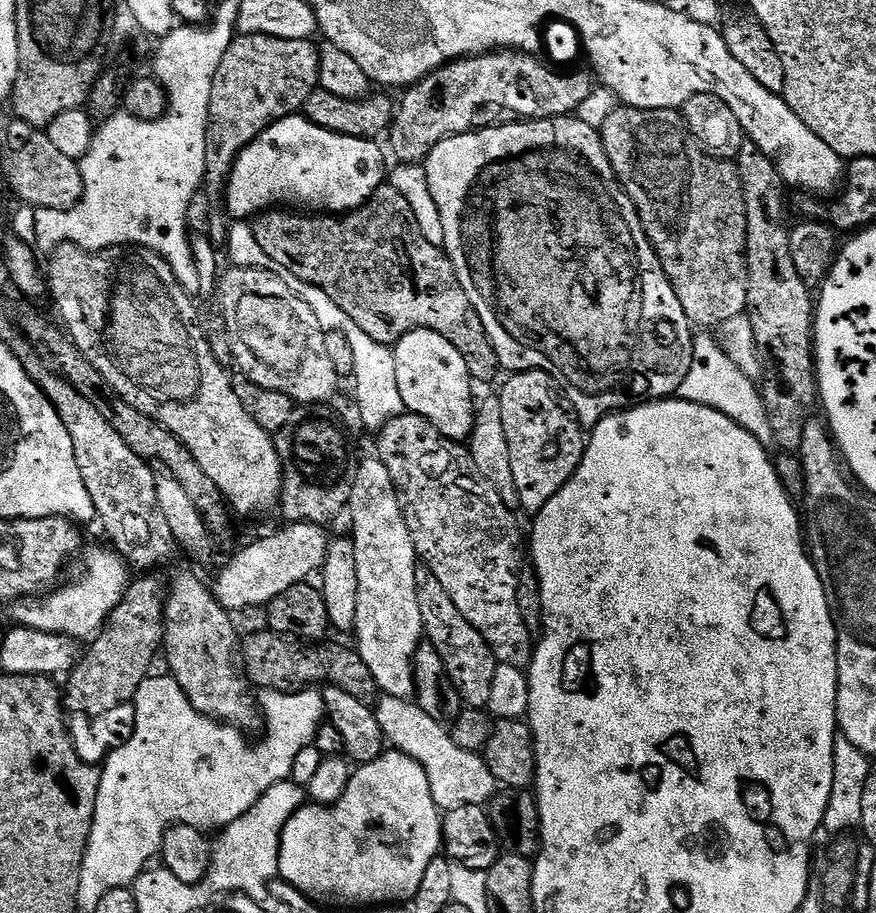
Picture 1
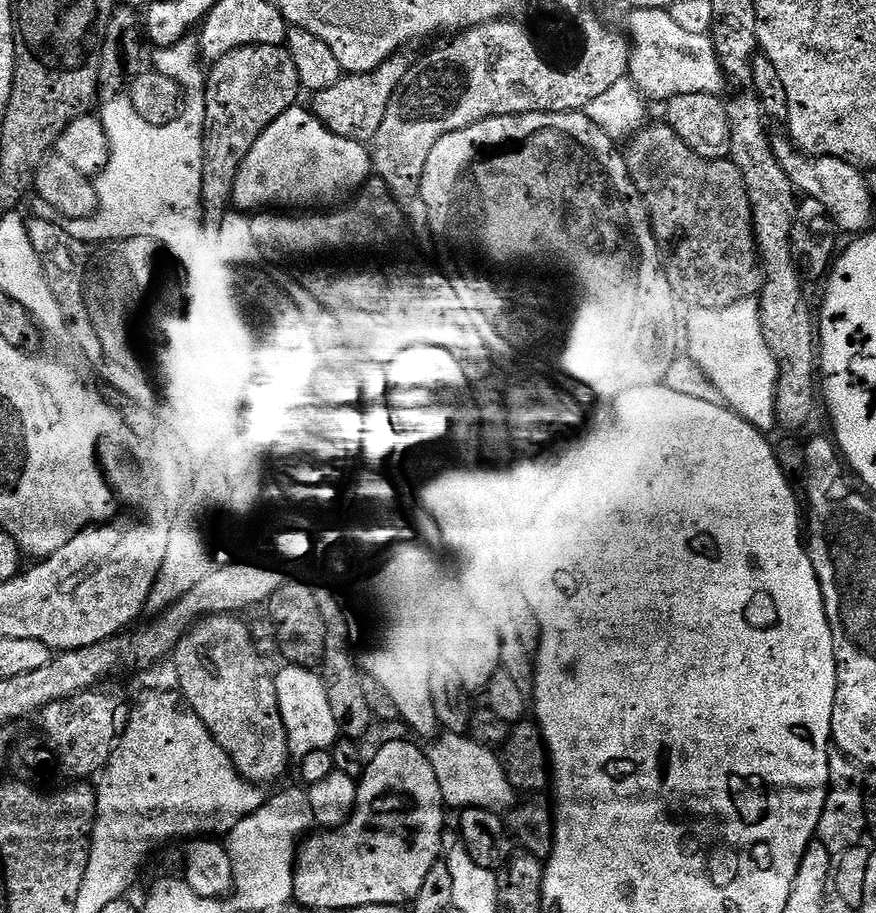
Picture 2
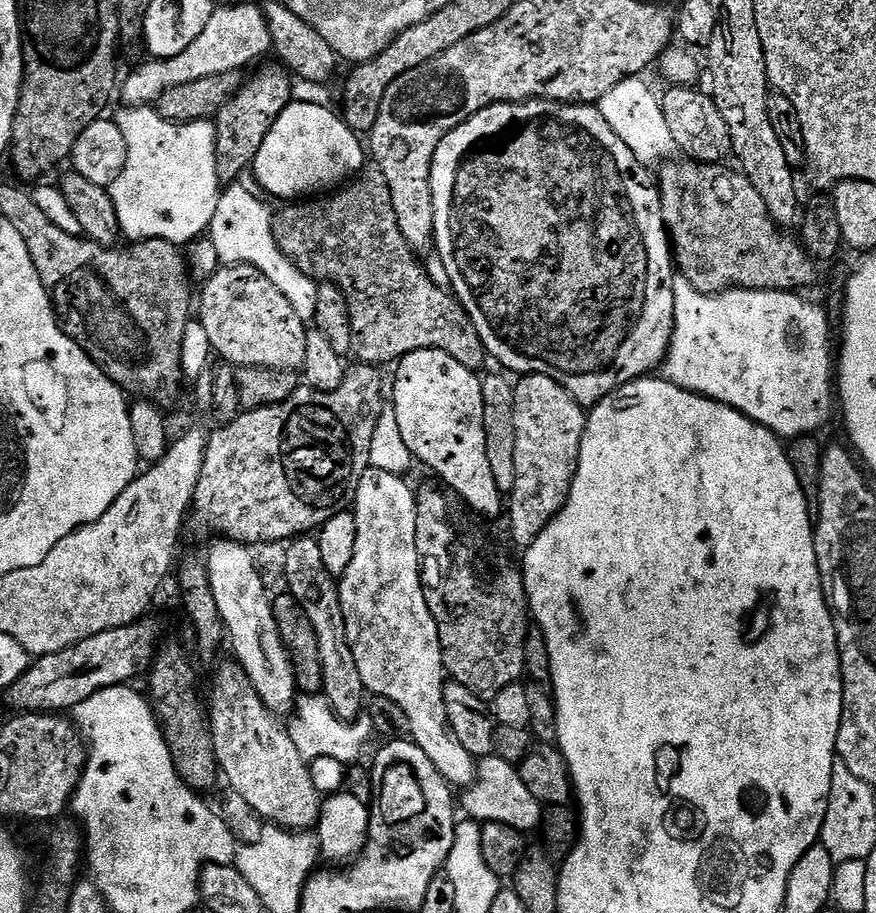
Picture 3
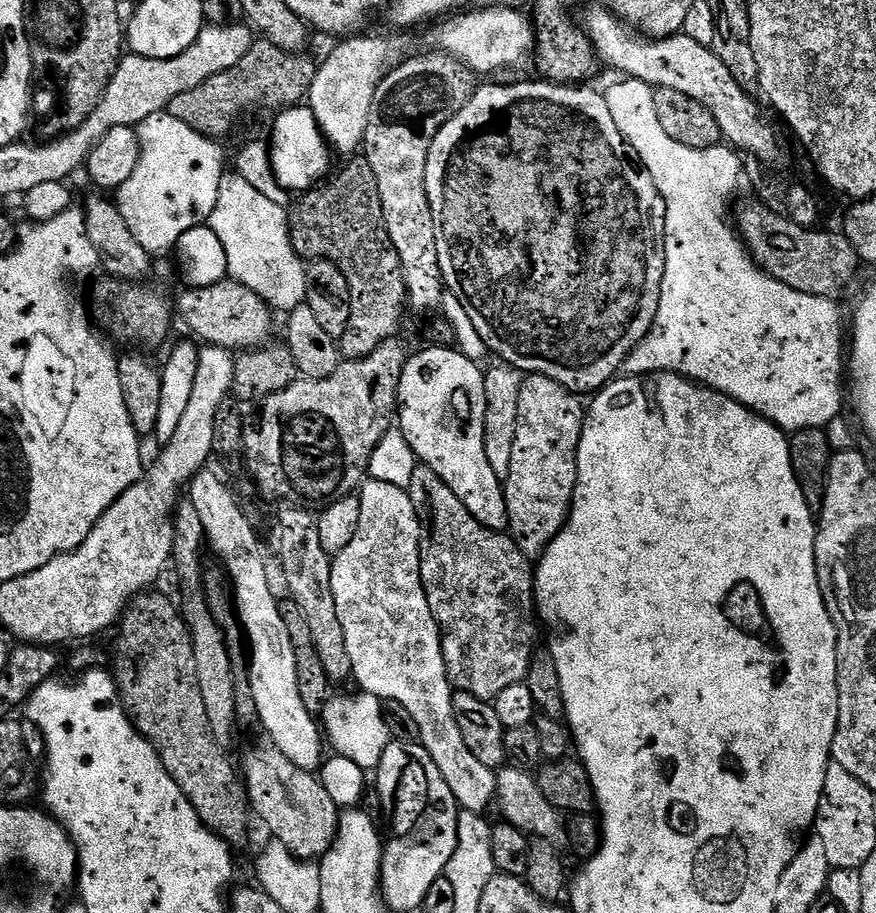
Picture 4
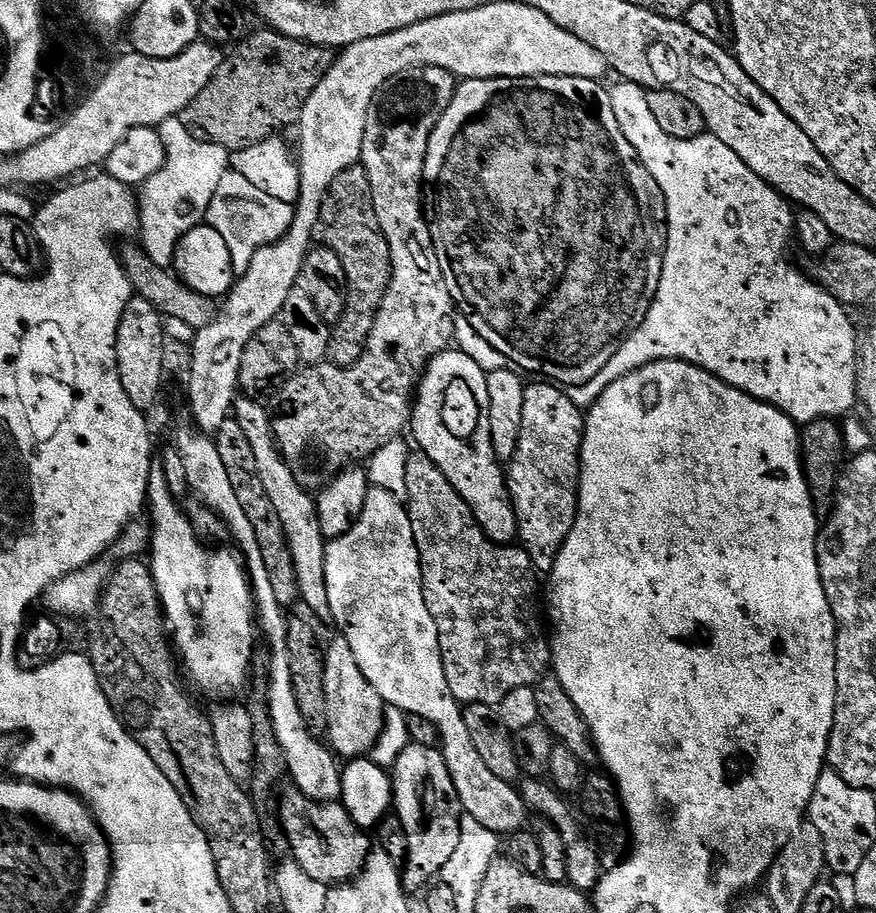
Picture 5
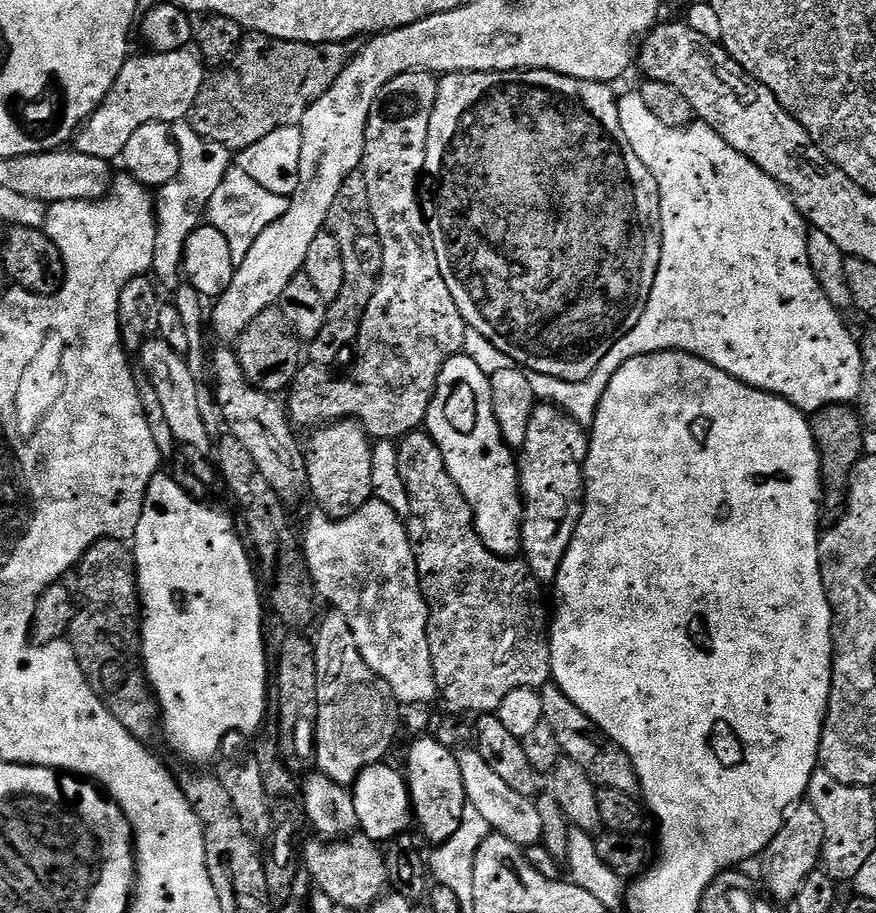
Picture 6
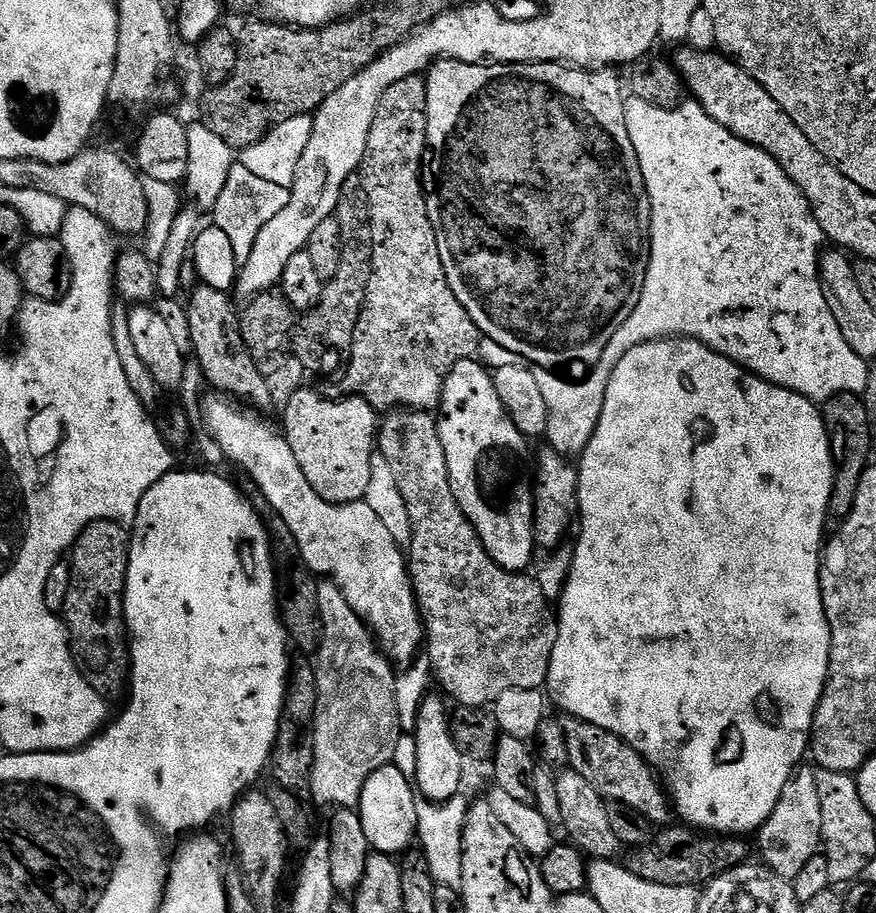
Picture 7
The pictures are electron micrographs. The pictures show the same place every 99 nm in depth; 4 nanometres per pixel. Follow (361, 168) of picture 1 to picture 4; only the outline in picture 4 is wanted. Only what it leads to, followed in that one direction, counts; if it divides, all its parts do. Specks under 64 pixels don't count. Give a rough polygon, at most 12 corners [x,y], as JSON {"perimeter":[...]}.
{"perimeter":[[311,108],[273,120],[274,174],[289,194],[329,175],[333,156]]}

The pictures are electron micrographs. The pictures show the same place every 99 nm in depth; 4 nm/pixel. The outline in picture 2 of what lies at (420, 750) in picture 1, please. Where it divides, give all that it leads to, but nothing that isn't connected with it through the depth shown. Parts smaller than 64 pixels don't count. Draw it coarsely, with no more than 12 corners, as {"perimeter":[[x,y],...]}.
{"perimeter":[[465,735],[429,747],[445,805],[509,811],[501,757]]}

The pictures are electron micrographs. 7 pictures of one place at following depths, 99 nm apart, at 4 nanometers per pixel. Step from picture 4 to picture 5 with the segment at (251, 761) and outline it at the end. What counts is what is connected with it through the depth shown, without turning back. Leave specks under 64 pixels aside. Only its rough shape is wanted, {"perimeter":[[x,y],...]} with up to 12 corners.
{"perimeter":[[289,790],[280,824],[291,859],[335,886],[364,869],[370,843],[343,803]]}

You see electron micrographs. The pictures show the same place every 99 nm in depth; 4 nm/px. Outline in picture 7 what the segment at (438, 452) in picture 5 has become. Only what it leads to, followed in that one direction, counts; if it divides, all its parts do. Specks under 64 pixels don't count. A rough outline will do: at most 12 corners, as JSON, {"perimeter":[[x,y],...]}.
{"perimeter":[[479,359],[438,427],[454,498],[495,564],[536,552],[534,456]]}

